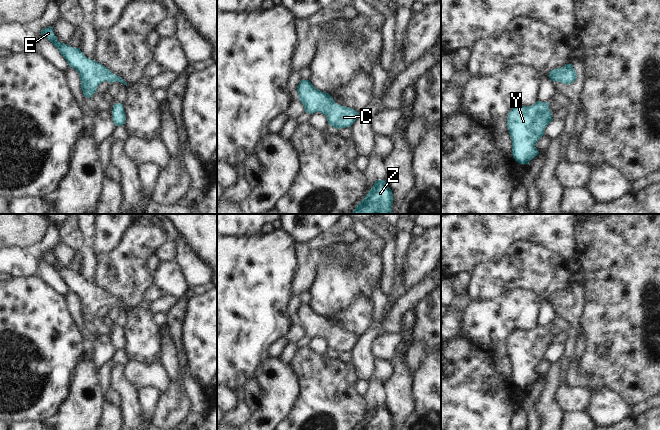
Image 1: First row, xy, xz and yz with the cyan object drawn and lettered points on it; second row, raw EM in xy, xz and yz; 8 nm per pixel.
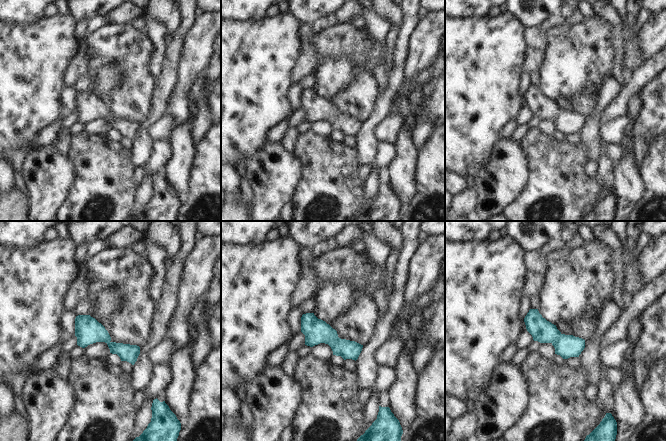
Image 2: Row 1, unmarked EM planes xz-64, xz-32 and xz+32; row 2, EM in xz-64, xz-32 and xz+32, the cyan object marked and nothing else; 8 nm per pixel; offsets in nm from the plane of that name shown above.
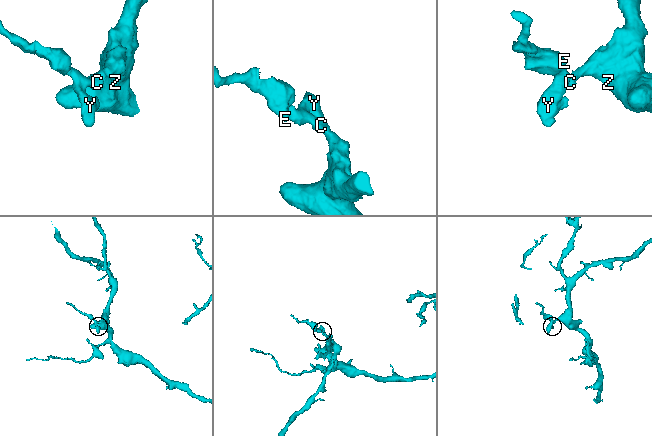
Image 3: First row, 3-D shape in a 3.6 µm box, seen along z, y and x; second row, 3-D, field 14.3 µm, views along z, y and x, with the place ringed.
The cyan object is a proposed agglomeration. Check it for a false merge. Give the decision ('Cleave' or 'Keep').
Keep

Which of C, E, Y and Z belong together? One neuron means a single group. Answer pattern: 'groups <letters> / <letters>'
groups C E Y Z

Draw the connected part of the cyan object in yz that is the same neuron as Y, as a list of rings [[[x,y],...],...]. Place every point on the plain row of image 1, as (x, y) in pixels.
[[[537,325],[531,330],[518,329],[511,333],[507,341],[507,352],[516,386],[529,388],[539,378],[535,369],[552,344],[547,326]]]

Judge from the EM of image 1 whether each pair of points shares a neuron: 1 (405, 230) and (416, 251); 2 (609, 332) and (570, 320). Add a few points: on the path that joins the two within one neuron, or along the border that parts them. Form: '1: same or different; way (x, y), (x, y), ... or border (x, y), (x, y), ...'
1: different; border (414, 239), (407, 249), (405, 264)
2: different; border (584, 300), (581, 330), (585, 336), (586, 346)

